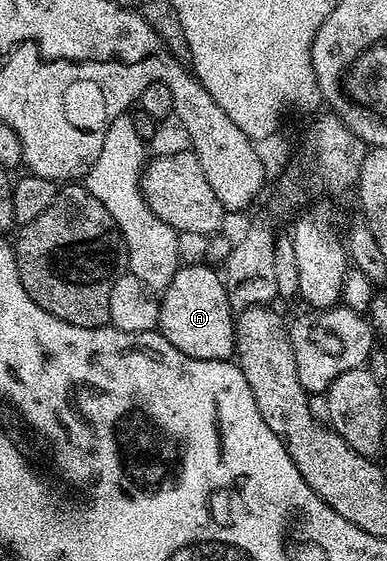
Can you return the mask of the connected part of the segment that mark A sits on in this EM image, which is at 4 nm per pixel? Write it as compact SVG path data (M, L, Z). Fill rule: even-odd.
M184 264L176 271L169 287L161 293L157 329L177 351L193 359L225 361L235 353L236 314L224 278L207 265Z

